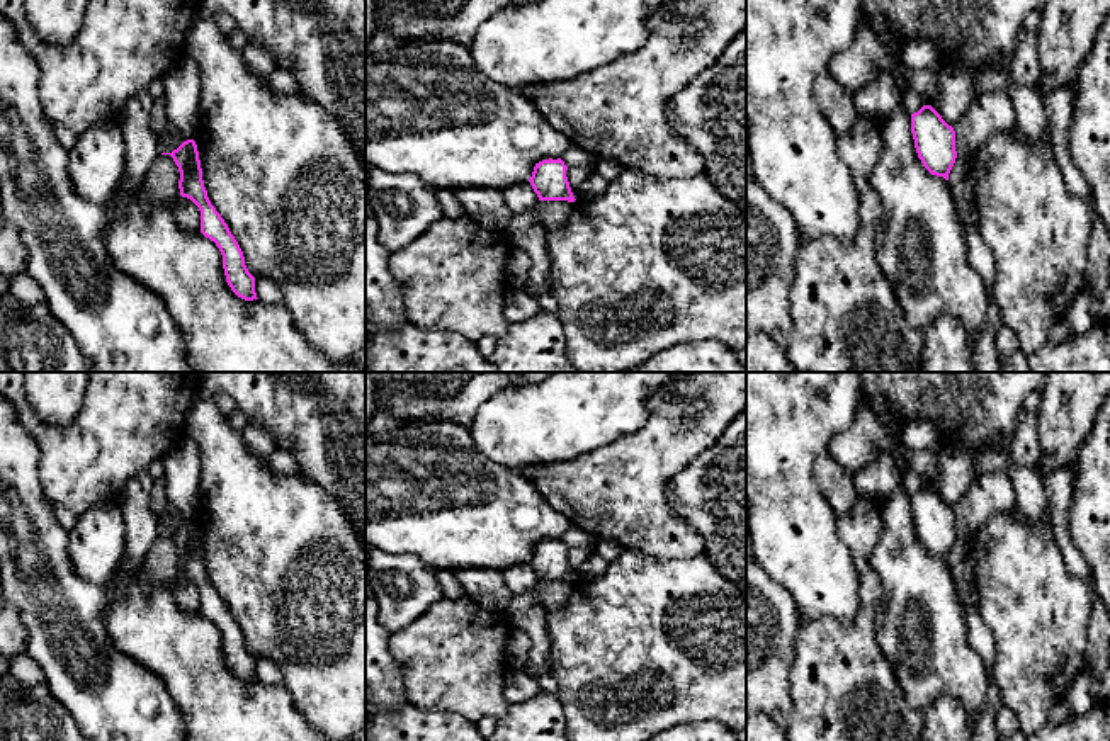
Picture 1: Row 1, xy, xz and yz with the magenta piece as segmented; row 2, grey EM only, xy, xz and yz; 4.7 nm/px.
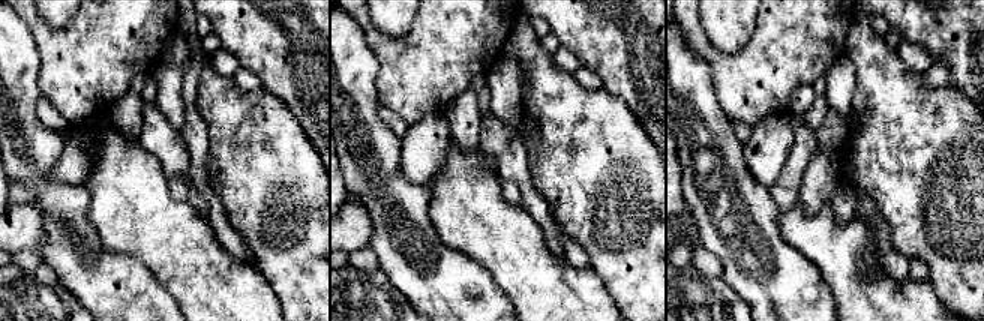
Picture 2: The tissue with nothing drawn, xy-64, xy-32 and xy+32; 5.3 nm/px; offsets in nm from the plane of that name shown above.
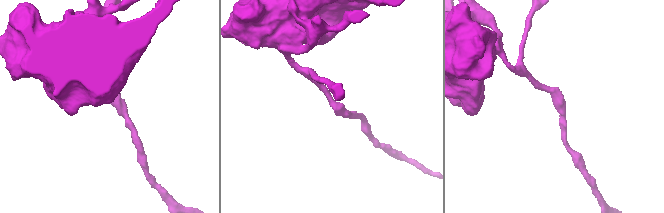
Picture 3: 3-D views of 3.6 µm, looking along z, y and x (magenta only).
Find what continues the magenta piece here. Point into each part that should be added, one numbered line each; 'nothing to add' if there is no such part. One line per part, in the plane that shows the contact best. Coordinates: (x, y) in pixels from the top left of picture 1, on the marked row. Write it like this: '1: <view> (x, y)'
nothing to add

